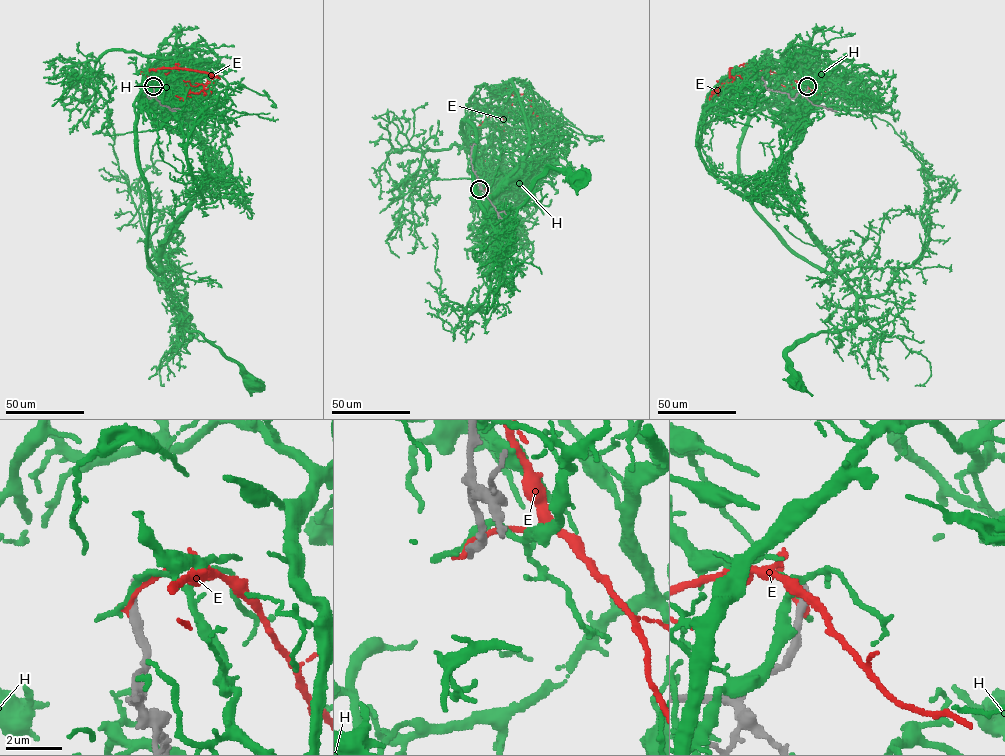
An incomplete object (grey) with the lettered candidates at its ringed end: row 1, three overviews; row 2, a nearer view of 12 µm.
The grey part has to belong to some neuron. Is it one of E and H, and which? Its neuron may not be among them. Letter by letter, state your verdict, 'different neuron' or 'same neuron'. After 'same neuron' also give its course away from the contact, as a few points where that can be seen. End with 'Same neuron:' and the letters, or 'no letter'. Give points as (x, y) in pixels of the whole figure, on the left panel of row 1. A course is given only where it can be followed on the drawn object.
E: different neuron
H: different neuron
Same neuron: no letter

